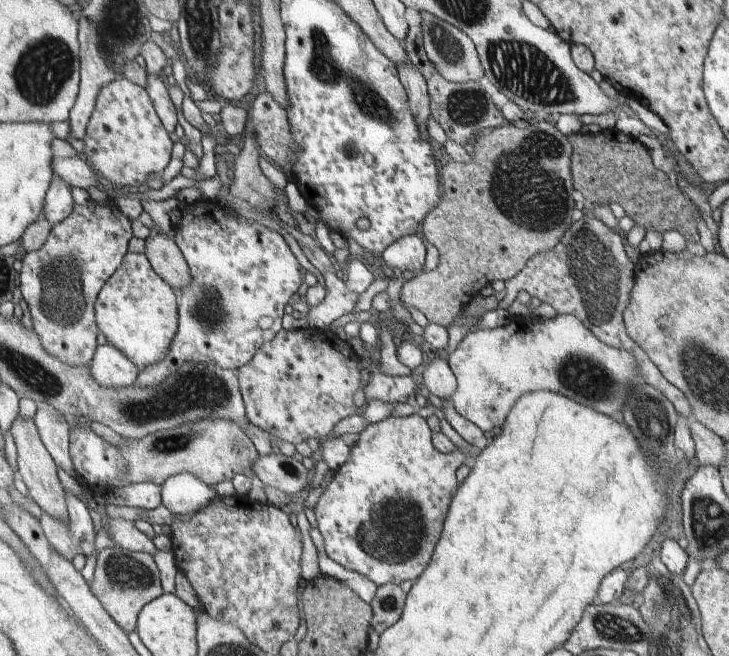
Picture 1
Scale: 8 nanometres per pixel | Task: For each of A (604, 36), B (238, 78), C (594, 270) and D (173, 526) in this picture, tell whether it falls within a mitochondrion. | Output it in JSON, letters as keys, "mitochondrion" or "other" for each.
{"A":"other","B":"other","C":"mitochondrion","D":"other"}

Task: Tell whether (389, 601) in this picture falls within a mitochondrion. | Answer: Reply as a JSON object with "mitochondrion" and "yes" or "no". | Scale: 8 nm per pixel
{"mitochondrion":"yes"}

